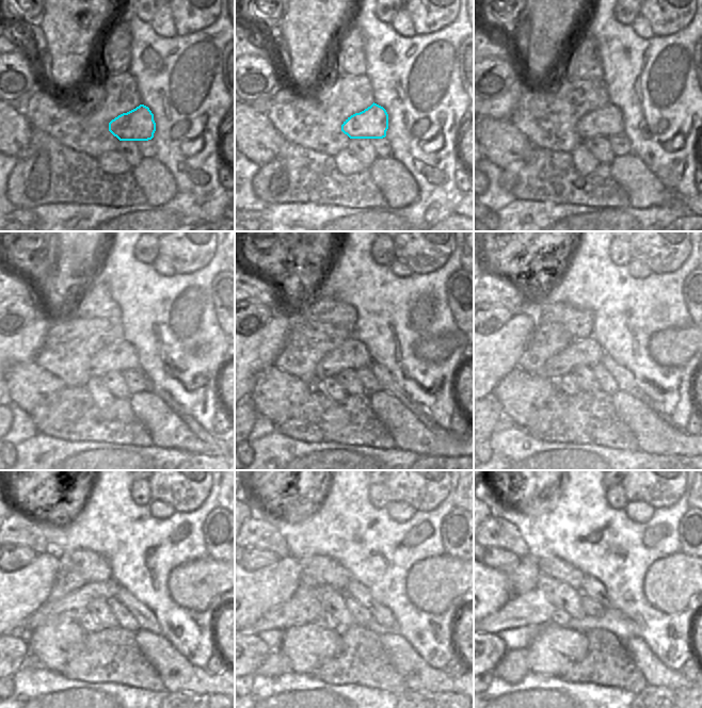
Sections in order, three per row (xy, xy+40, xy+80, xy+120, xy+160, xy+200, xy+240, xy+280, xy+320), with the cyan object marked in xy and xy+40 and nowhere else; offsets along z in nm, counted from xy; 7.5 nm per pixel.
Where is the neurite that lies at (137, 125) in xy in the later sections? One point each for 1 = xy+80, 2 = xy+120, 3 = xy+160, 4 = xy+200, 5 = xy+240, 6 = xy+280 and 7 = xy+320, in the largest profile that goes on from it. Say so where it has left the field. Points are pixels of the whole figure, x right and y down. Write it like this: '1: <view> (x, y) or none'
1: xy+80 (606, 122)
2: xy+120 (121, 355)
3: xy+160 (353, 354)
4: xy+200 (588, 352)
5: xy+240 (74, 606)
6: xy+280 (303, 607)
7: xy+320 (532, 608)

